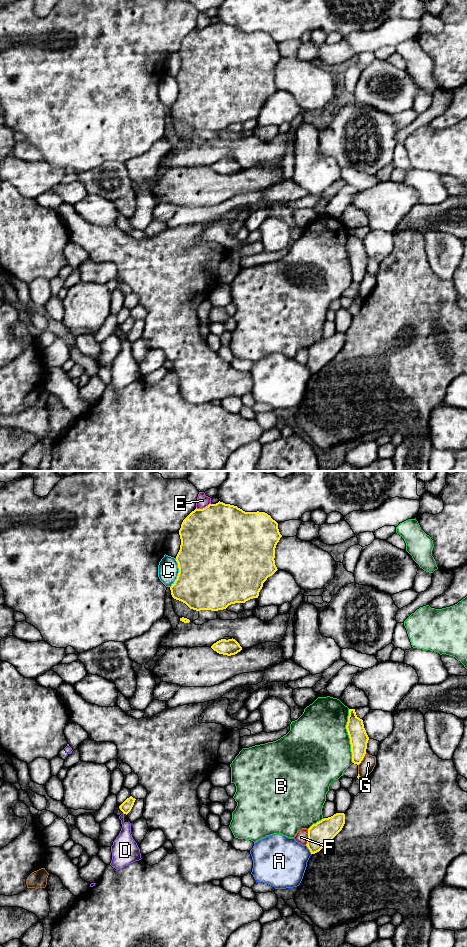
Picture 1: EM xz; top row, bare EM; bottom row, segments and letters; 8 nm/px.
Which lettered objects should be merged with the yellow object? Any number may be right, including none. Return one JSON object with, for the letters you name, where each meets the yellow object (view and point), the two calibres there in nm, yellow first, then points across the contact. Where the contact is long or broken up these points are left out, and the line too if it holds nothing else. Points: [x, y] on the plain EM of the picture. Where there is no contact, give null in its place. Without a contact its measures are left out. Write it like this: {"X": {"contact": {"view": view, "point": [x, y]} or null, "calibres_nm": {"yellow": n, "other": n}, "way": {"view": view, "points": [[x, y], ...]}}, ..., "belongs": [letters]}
{"belongs": []}

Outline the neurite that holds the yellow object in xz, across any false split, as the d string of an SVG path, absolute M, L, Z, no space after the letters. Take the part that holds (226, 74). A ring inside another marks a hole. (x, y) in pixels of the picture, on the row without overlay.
M219 21L192 31L183 40L179 55L181 65L176 76L179 93L170 110L174 119L185 123L190 129L218 131L231 124L258 118L263 103L278 90L274 80L275 68L282 55L278 43L265 32L245 32Z

